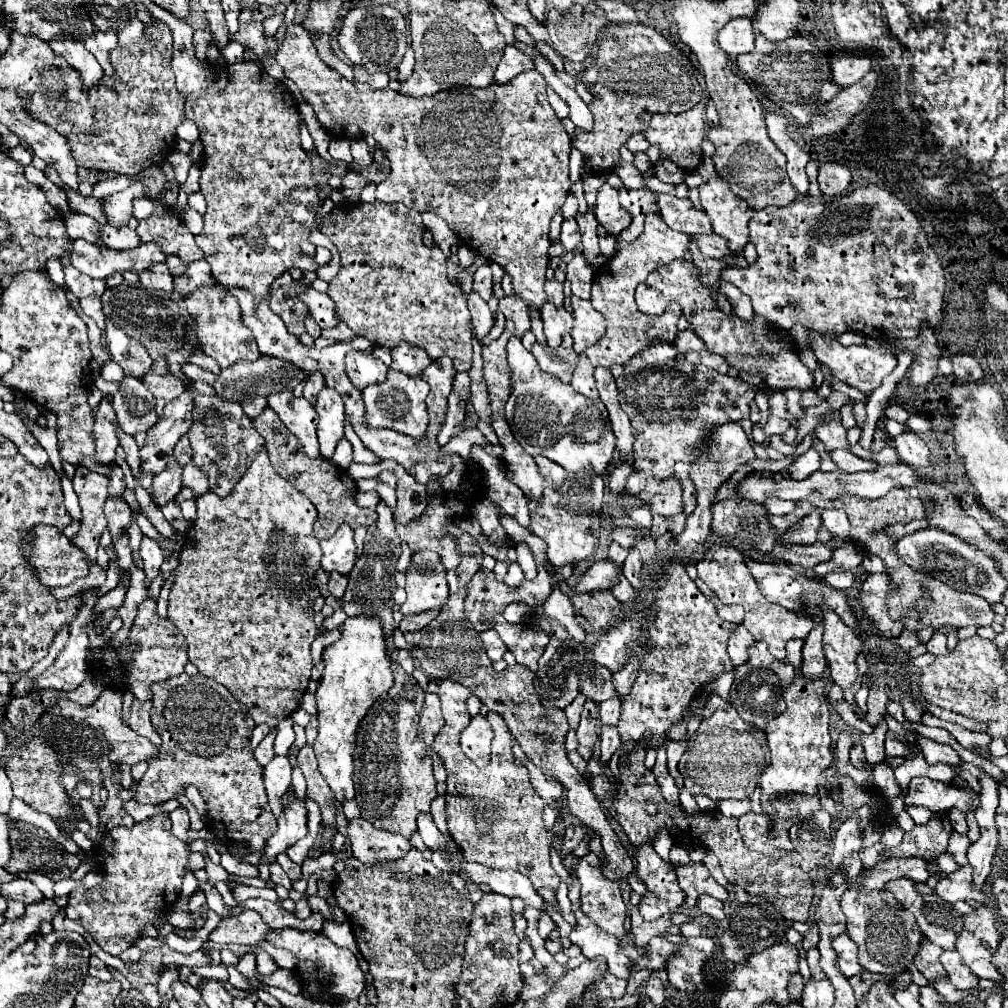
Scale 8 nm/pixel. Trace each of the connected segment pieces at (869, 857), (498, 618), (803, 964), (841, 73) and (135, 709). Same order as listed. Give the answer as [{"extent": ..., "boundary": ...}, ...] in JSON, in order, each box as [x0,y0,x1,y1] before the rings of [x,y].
[{"extent":[859,843,881,867],"boundary":[[[877,843],[877,845],[873,845],[873,847],[865,849],[865,851],[861,851],[859,857],[861,857],[861,861],[863,861],[865,867],[871,867],[873,863],[877,863],[881,859],[881,843]]]},{"extent":[493,615,549,671],"boundary":[[[494,615],[493,629],[515,655],[519,665],[525,665],[531,671],[537,669],[537,659],[543,655],[543,649],[549,643],[547,633],[537,633],[531,625],[511,625],[503,619],[503,615]]]},{"extent":[796,943,810,983],"boundary":[[[798,943],[796,945],[796,948],[799,952],[799,972],[801,973],[803,979],[805,980],[805,983],[807,983],[810,978],[810,970],[807,964],[807,960],[806,960],[806,950],[803,948],[803,944],[802,943]]]},{"extent":[831,53,871,87],"boundary":[[[839,53],[831,57],[831,81],[837,87],[849,87],[857,83],[867,71],[871,71],[871,59],[866,54]]]},{"extent":[127,699,161,745],"boundary":[[[133,699],[133,703],[131,703],[131,715],[129,715],[127,725],[129,725],[137,735],[143,735],[143,737],[147,737],[153,745],[159,745],[161,739],[159,739],[159,735],[155,733],[153,725],[151,725],[149,711],[151,711],[151,701]]]}]

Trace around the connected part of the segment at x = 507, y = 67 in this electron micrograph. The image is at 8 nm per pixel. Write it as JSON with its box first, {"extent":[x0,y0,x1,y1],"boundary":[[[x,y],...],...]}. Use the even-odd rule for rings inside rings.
{"extent":[495,45,533,85],"boundary":[[[507,45],[505,51],[503,51],[503,57],[499,61],[499,67],[495,71],[495,81],[503,85],[503,83],[511,81],[515,75],[519,75],[523,71],[529,71],[529,69],[533,69],[531,59],[527,55],[523,55],[517,47]]]}

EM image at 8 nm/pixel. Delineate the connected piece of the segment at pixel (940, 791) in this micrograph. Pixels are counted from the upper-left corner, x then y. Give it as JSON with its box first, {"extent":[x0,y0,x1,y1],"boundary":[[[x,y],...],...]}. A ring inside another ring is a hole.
{"extent":[905,777,979,815],"boundary":[[[913,777],[907,795],[905,805],[911,807],[927,807],[939,815],[945,811],[951,811],[957,807],[959,811],[975,811],[979,807],[979,799],[971,795],[965,789],[957,789],[955,785],[947,785],[943,781],[933,781],[929,777]]]}

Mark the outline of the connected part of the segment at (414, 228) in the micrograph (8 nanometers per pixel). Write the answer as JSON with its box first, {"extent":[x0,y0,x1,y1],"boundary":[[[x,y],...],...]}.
{"extent":[321,203,471,371],"boundary":[[[355,203],[355,205],[337,205],[323,219],[321,231],[333,241],[341,255],[341,269],[329,282],[327,294],[335,303],[335,309],[343,323],[347,323],[357,337],[365,337],[375,345],[393,349],[401,341],[419,345],[427,351],[429,357],[451,357],[455,369],[467,371],[471,367],[471,333],[469,333],[469,309],[467,299],[457,287],[447,279],[445,255],[439,247],[423,245],[423,221],[421,213],[405,207],[403,203],[381,203],[375,205]]]}

